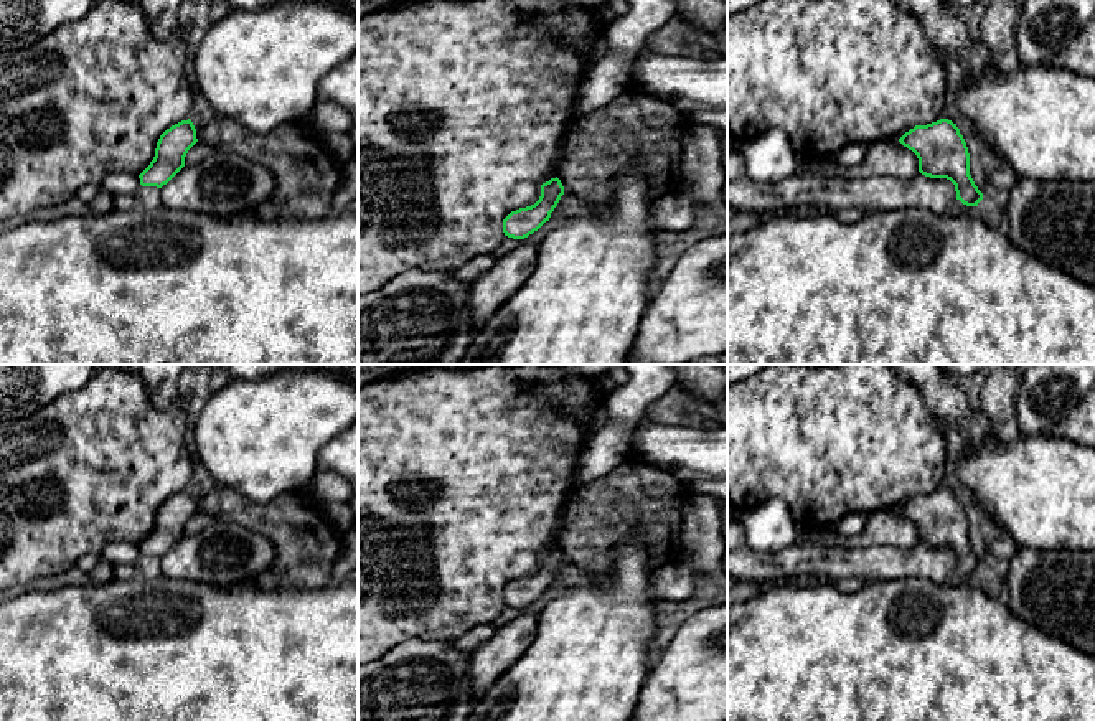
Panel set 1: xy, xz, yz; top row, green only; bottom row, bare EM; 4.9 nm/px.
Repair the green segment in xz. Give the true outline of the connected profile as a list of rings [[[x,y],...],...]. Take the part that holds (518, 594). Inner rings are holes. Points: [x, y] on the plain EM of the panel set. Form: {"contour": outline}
{"contour": [[[557,546],[543,553],[541,566],[534,574],[511,581],[503,589],[505,606],[513,609],[524,609],[538,601],[546,591],[549,591],[551,582],[557,576],[562,564],[564,556]]]}

